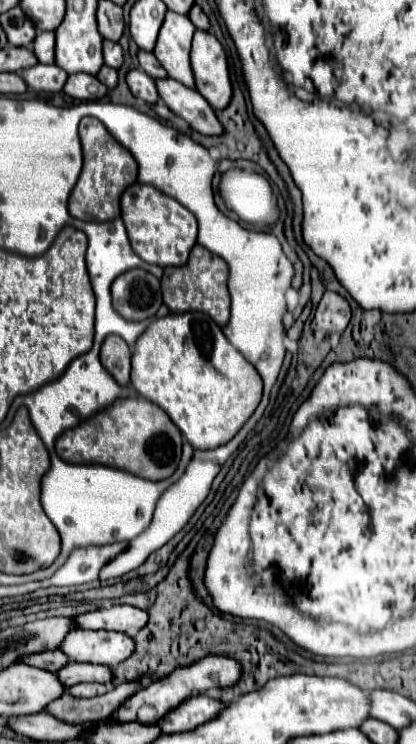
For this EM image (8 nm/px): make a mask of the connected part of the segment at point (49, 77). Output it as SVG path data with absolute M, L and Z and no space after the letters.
M37 64L31 66L27 70L21 72L21 78L25 80L25 84L31 90L37 92L59 92L65 86L67 80L67 72L55 64L45 66L45 64Z

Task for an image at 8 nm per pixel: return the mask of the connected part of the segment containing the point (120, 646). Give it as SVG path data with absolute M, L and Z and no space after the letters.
M71 630L59 646L59 650L69 654L69 660L73 662L105 666L117 666L133 654L133 648L133 638L123 632L107 630Z

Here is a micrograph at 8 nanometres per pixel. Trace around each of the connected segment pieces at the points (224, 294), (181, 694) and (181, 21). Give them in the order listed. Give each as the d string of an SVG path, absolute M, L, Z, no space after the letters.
M195 244L191 256L185 266L165 268L161 286L163 286L163 302L171 312L191 312L199 310L209 314L219 326L225 326L229 320L229 292L227 292L227 262L201 244Z
M207 656L187 668L179 668L175 670L173 674L161 678L161 680L155 680L151 682L149 686L141 688L139 692L135 692L129 700L125 700L119 710L115 710L115 714L111 714L111 720L117 720L117 722L139 722L139 710L143 706L151 706L155 708L155 720L163 718L169 710L177 708L185 698L191 696L193 690L199 690L199 692L205 692L205 690L211 690L211 688L225 688L225 686L231 686L239 680L241 676L241 668L235 660L231 658L219 658L219 656Z
M169 10L165 14L165 22L159 30L159 38L153 50L155 58L167 70L167 76L179 80L189 88L195 88L195 80L189 64L193 32L195 32L195 26L187 16L175 14Z

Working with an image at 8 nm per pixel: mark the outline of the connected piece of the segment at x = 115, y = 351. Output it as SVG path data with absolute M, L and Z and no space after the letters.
M107 336L101 346L101 364L105 370L115 378L119 386L125 386L129 382L129 370L131 370L131 350L127 342L121 336Z

